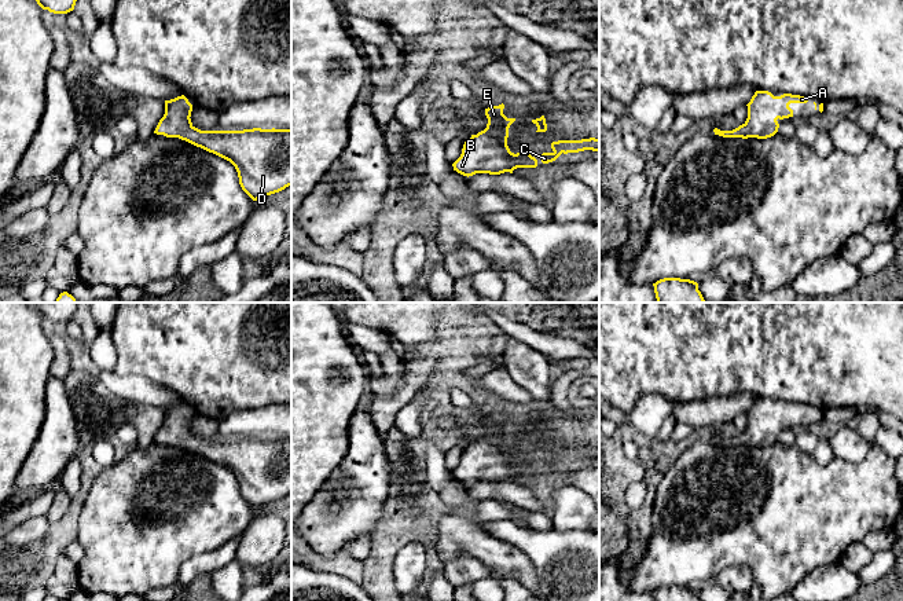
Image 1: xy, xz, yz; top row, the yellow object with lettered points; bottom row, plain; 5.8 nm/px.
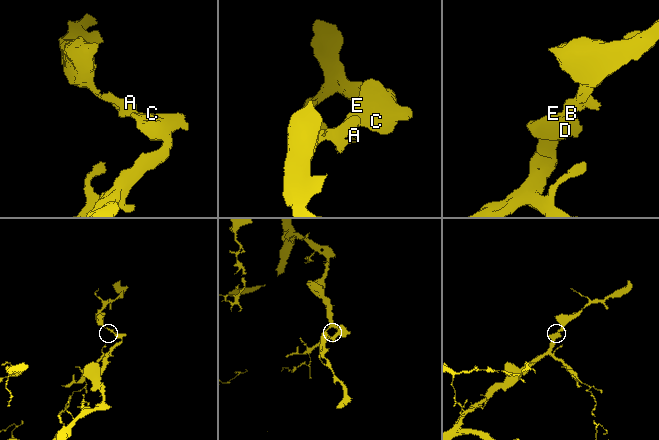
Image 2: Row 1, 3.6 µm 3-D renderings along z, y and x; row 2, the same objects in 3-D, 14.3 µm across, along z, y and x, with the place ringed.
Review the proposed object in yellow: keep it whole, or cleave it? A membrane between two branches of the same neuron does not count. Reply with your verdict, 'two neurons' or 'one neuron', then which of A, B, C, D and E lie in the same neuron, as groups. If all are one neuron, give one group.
one neuron | A B C D E

